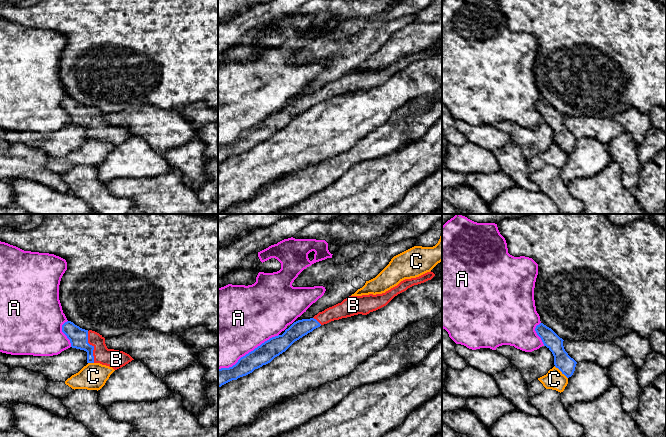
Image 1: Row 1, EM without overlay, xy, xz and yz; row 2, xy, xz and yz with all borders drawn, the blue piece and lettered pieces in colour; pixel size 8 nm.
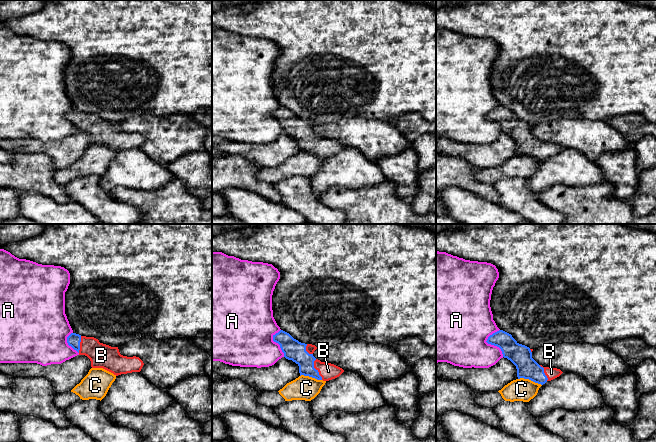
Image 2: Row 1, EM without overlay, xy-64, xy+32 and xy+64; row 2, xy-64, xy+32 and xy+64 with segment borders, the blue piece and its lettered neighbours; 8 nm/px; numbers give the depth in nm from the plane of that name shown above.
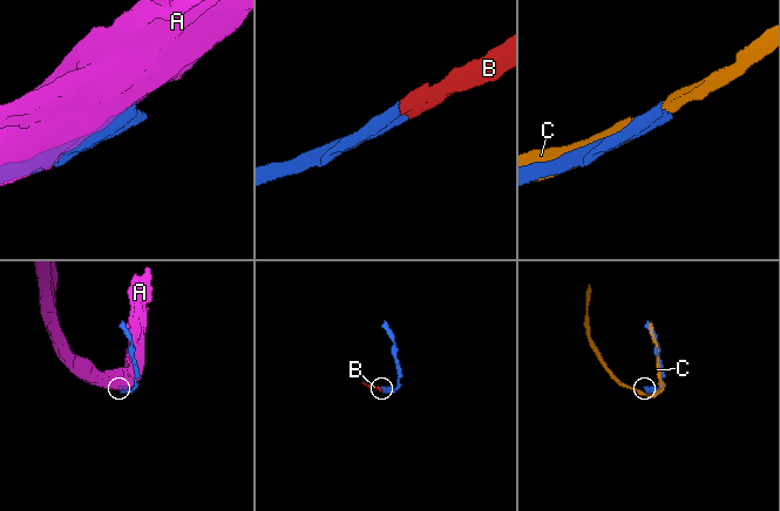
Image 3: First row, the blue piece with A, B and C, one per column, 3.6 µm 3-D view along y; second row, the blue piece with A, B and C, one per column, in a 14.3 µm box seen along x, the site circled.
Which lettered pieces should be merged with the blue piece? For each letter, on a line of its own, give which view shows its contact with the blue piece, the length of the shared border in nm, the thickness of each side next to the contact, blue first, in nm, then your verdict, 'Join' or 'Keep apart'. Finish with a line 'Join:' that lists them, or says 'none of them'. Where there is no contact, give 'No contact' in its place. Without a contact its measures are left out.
A: Touches blue in xz. Shared border 550 nm. Thickness 160 nm (blue) against 500 nm. Keep apart
B: Touches blue in xy. Shared border 260 nm. Thickness 150 nm (blue) against 150 nm. Join
C: Touches blue in yz. Shared border 150 nm. Thickness 140 nm (blue) against 160 nm. Keep apart
Join: B

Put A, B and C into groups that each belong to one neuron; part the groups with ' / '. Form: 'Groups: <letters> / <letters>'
Groups: A / B / C

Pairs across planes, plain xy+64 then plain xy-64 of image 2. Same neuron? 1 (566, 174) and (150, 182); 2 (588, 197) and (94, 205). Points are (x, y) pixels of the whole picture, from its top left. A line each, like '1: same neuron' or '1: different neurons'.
1: same neuron
2: different neurons

